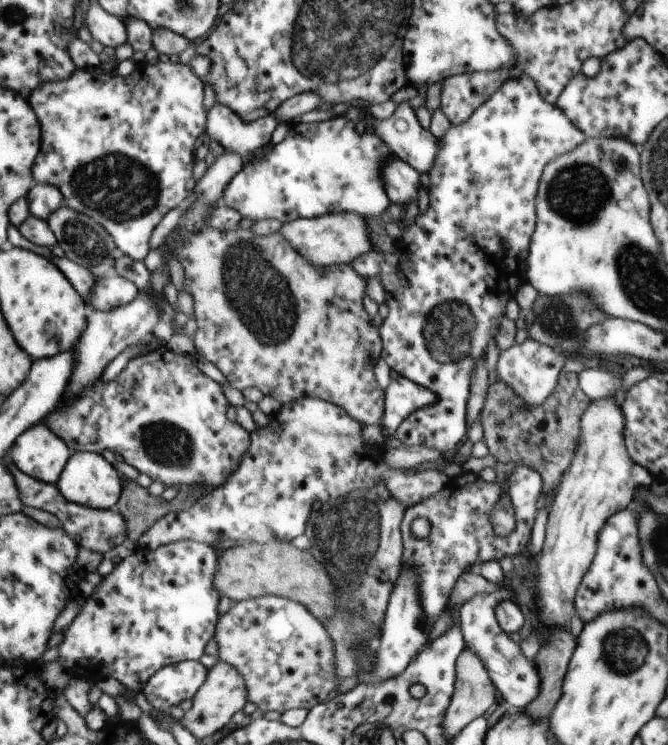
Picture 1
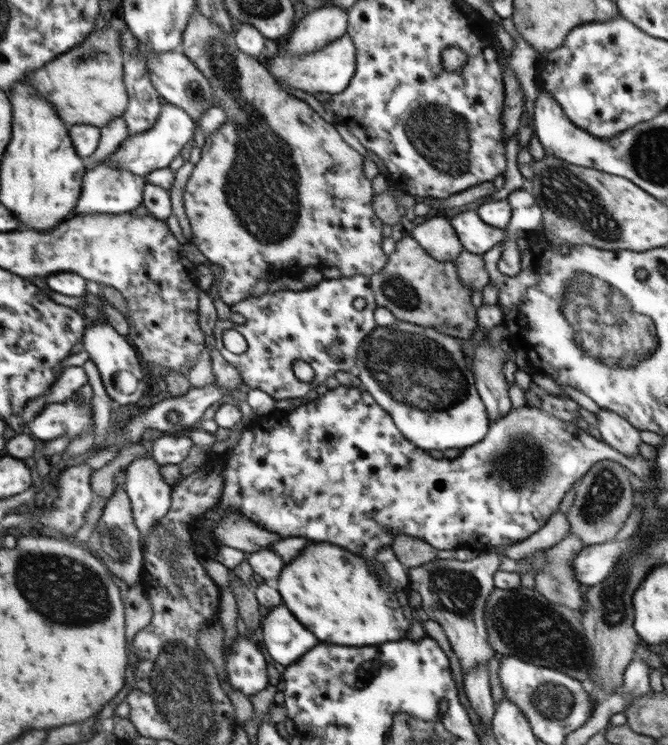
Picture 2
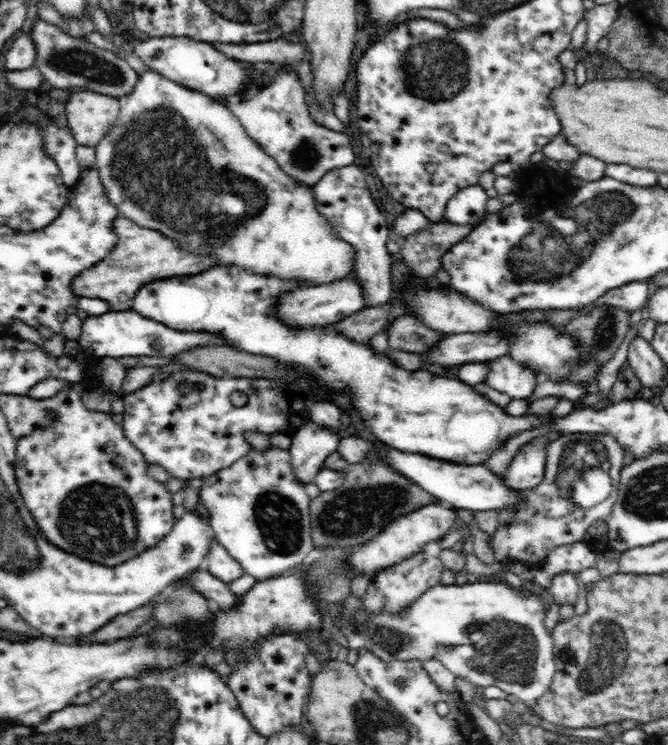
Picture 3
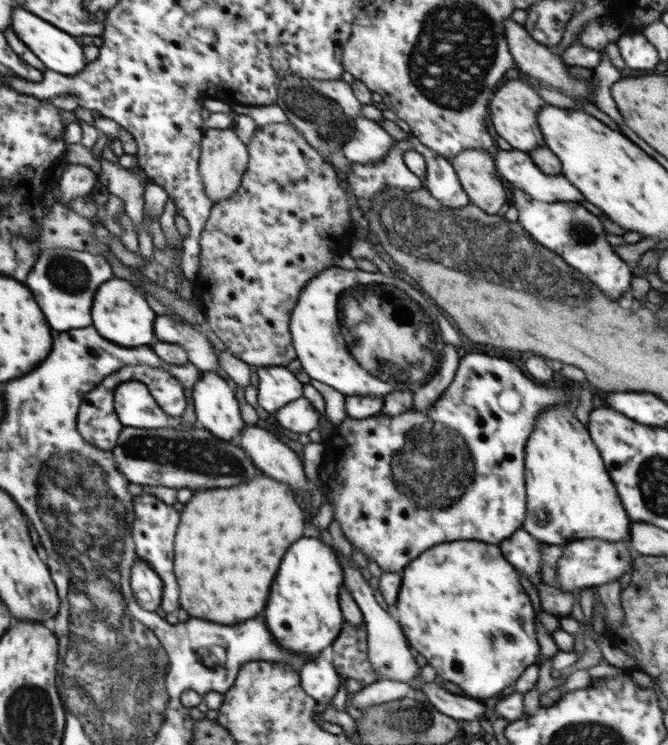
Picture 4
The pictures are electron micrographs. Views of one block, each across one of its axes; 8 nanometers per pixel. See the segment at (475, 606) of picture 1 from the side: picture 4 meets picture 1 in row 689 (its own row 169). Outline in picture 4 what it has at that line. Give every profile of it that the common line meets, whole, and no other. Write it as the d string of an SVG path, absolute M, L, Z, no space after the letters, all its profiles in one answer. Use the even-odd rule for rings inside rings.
M497 148L492 152L496 170L502 176L501 180L511 188L519 189L528 194L531 198L539 201L572 201L579 203L579 200L585 200L585 197L562 175L547 176L543 173L530 158L527 152L516 149L503 150Z

